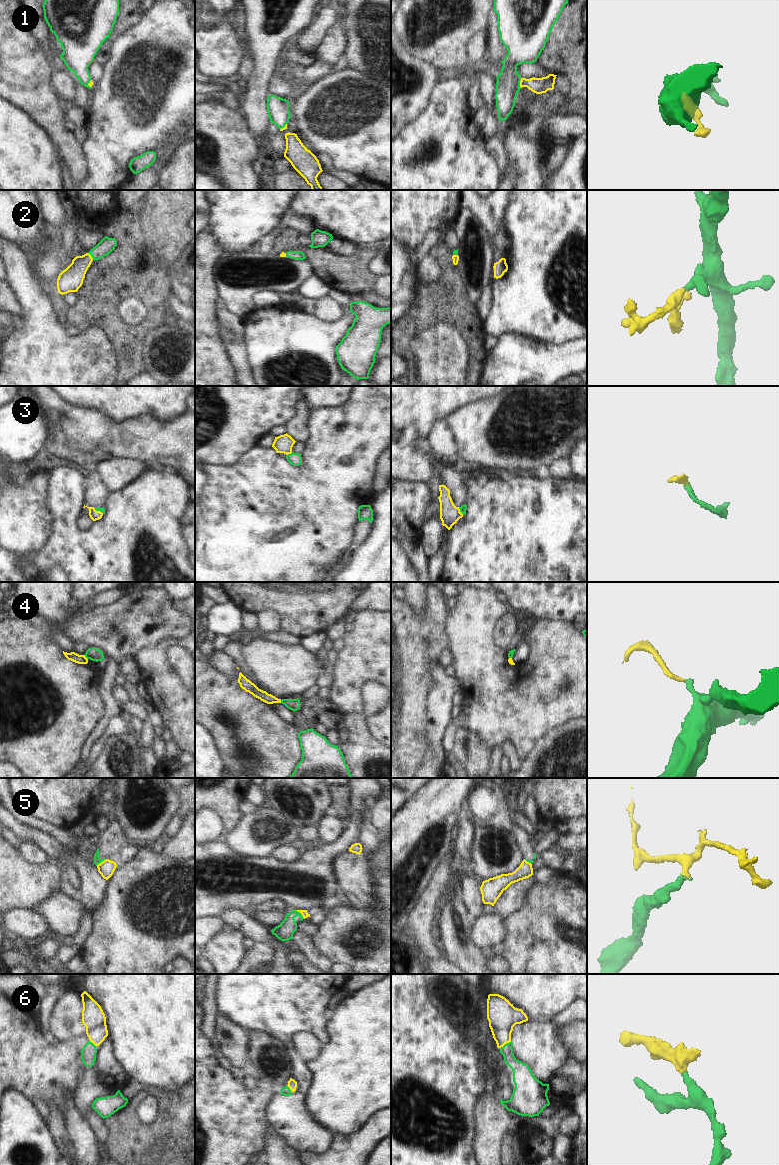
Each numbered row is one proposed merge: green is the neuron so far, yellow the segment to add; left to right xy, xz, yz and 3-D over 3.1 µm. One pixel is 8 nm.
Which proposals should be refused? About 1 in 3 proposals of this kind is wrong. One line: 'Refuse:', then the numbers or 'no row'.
Refuse: 4, 5

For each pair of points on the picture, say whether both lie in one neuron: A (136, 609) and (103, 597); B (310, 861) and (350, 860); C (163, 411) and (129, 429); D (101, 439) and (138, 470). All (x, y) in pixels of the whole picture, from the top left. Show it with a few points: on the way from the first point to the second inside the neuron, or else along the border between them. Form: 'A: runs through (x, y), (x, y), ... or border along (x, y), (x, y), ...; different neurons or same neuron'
A: border along (126, 595), (110, 604), (102, 606), (92, 605); different neurons
B: border along (348, 850), (334, 860), (333, 874), (336, 883); different neurons
C: border along (175, 417), (157, 421), (137, 416), (128, 420); different neurons
D: border along (112, 457), (138, 460), (147, 467); different neurons

